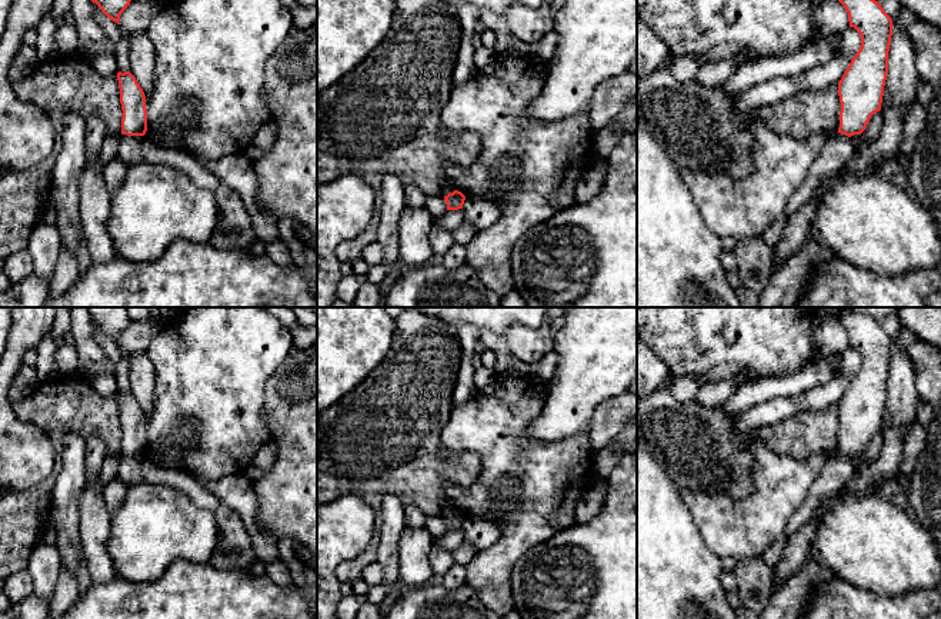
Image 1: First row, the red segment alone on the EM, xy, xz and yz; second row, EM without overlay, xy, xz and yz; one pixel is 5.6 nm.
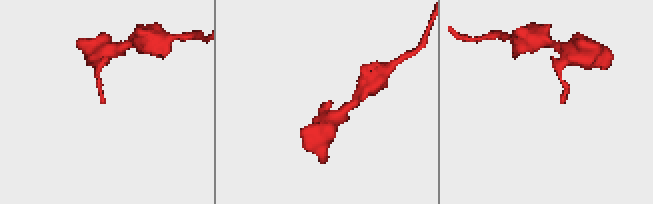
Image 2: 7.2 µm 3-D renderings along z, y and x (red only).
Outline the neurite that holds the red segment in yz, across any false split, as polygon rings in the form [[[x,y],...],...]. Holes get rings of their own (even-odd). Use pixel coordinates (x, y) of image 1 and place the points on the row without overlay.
[[[844,307],[835,317],[848,333],[850,347],[861,356],[861,367],[838,402],[838,453],[851,457],[861,455],[871,436],[881,430],[892,340],[878,322],[851,307]]]

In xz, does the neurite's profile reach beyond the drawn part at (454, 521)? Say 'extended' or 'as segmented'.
as segmented

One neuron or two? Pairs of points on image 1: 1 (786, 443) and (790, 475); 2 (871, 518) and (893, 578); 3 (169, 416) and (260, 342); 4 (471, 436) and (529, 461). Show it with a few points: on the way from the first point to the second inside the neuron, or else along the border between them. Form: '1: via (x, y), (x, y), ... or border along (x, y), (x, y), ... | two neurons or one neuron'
1: border along (756, 442), (793, 458), (821, 455) | two neurons
2: via (871, 532), (871, 539), (893, 563) | one neuron
3: via (192, 398), (237, 352) | one neuron
4: via (486, 436), (493, 436), (514, 458) | one neuron

